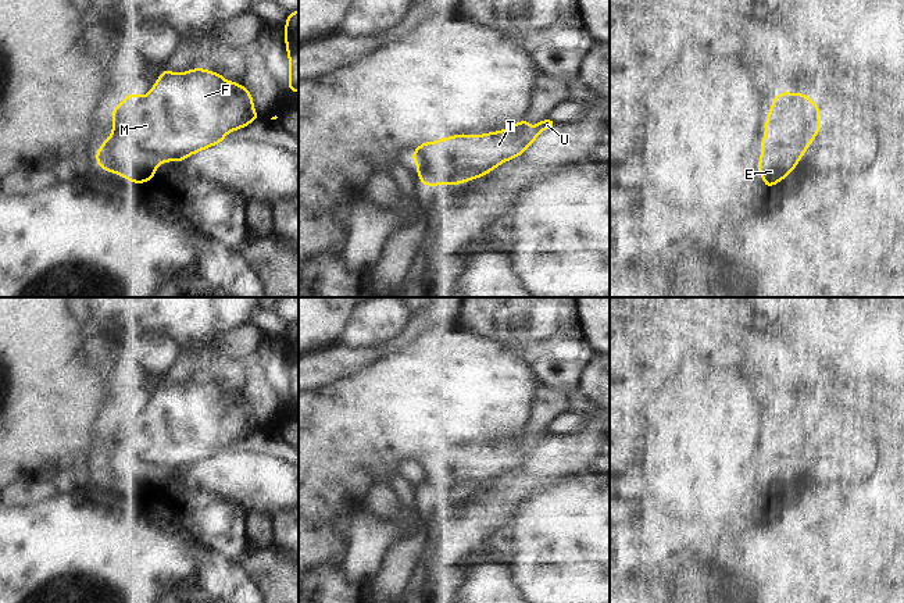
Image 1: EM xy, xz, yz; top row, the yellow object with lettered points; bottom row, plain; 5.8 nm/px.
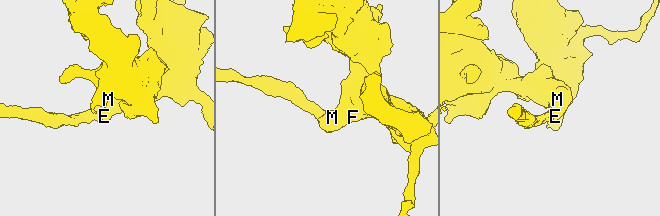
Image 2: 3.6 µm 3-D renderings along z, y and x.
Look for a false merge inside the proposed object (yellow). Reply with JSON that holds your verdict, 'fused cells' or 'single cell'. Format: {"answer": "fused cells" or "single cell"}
{"answer": "single cell"}

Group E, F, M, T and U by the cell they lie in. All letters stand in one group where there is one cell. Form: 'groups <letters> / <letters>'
groups E F M T U

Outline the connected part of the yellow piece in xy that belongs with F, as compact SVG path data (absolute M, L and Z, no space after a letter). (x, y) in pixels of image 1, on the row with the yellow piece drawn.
M165 68L146 96L129 92L125 100L114 107L112 132L96 151L96 163L107 172L119 174L133 183L144 183L153 181L156 168L162 163L179 163L194 153L215 146L224 142L228 133L244 128L258 118L253 96L244 85L237 85L235 81L228 82L224 75L204 68L193 68L181 74Z

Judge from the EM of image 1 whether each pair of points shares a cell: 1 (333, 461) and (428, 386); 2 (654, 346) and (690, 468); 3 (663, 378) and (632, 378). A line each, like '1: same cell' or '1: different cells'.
1: same cell
2: different cells
3: different cells

